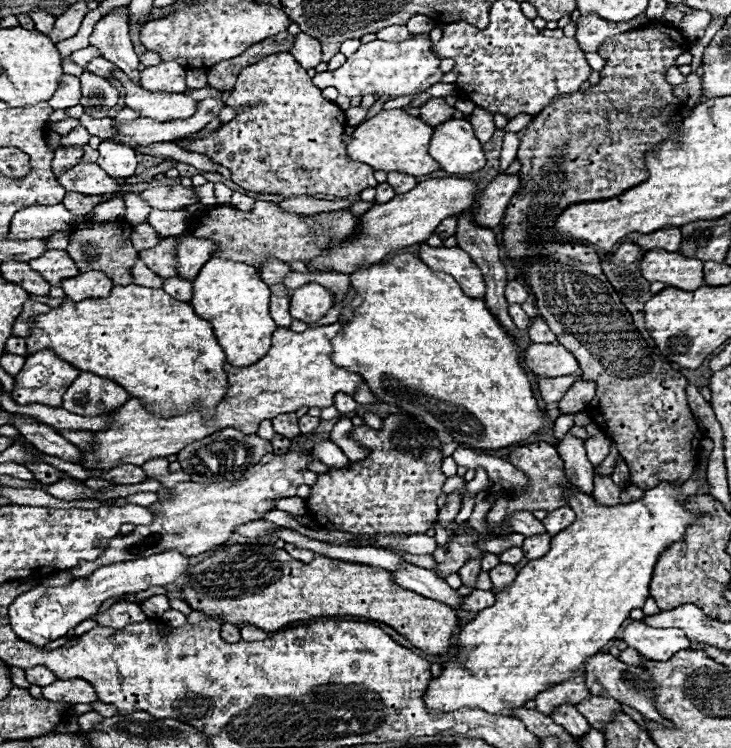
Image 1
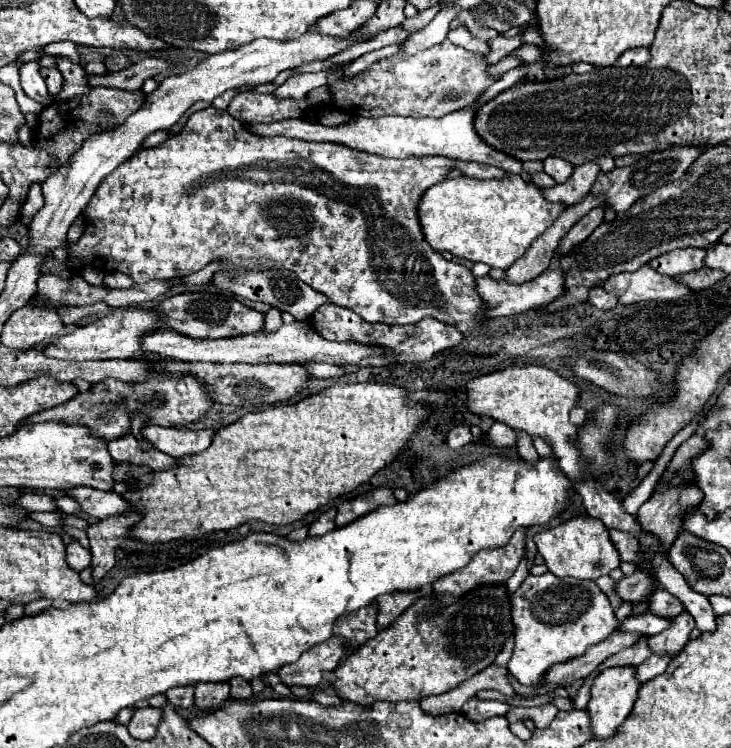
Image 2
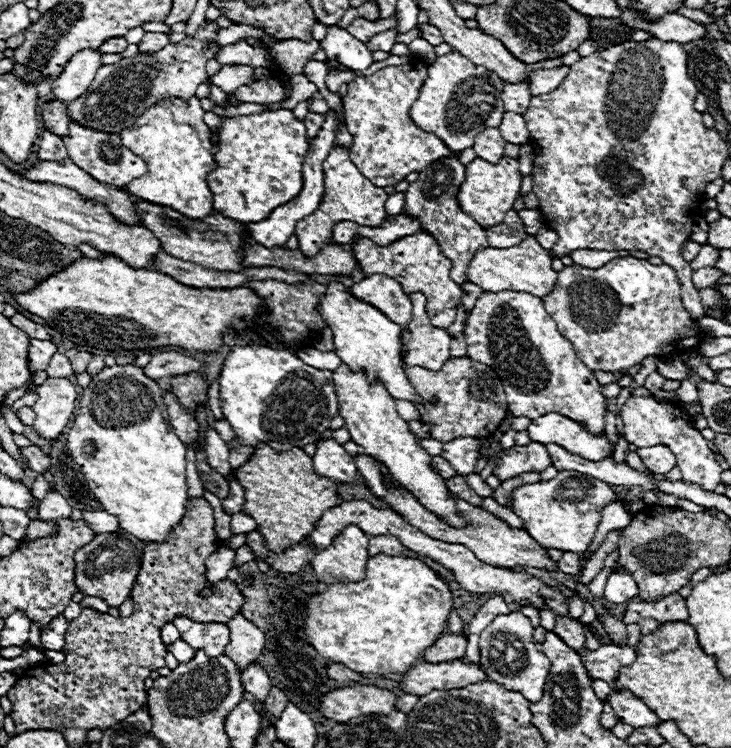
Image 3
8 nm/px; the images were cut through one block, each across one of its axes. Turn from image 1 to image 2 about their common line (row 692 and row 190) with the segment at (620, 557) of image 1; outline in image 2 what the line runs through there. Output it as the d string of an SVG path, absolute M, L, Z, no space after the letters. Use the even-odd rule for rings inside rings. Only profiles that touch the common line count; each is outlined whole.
M508 174L502 180L448 178L422 194L416 214L424 240L434 252L450 252L470 262L484 262L492 268L508 270L564 208L562 204L552 206L532 182Z

